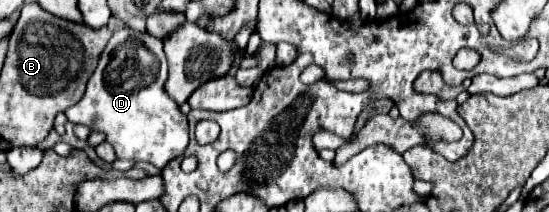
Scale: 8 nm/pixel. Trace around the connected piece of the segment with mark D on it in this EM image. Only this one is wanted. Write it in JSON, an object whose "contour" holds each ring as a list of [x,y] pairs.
{"contour":[[[121,28],[113,32],[111,40],[107,42],[105,50],[99,56],[99,64],[87,82],[85,96],[65,110],[65,116],[73,124],[87,124],[93,130],[103,130],[107,134],[107,142],[115,148],[119,160],[141,160],[149,162],[157,168],[163,168],[169,160],[183,156],[187,142],[189,142],[189,128],[187,116],[181,114],[179,106],[165,94],[163,84],[167,80],[167,58],[163,54],[163,42],[147,32]]]}

